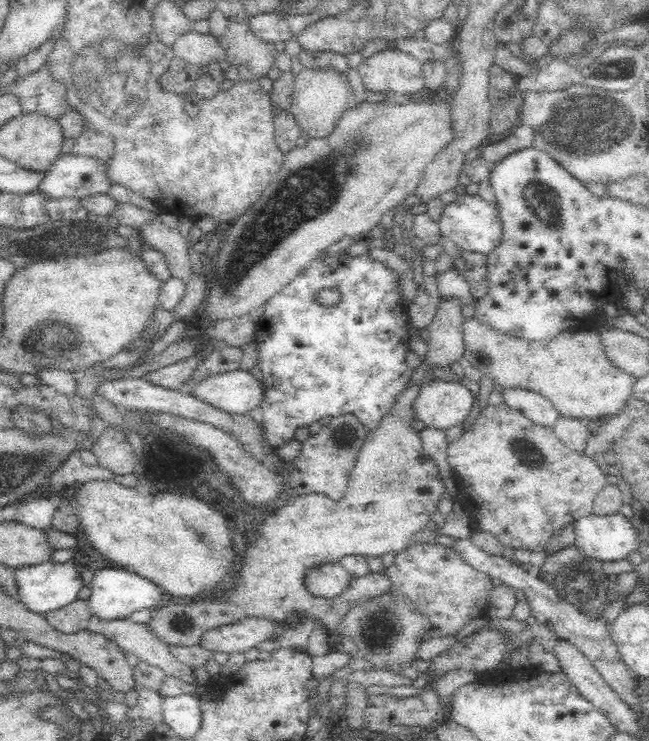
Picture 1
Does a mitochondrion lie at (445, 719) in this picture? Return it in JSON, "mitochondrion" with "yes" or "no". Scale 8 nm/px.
{"mitochondrion":"no"}

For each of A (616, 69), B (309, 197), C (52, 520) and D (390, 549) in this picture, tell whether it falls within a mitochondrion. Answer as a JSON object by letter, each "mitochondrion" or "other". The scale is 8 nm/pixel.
{"A":"mitochondrion","B":"mitochondrion","C":"other","D":"other"}

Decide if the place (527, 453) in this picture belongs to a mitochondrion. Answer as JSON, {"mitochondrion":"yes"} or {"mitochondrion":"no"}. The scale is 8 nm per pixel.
{"mitochondrion":"yes"}

